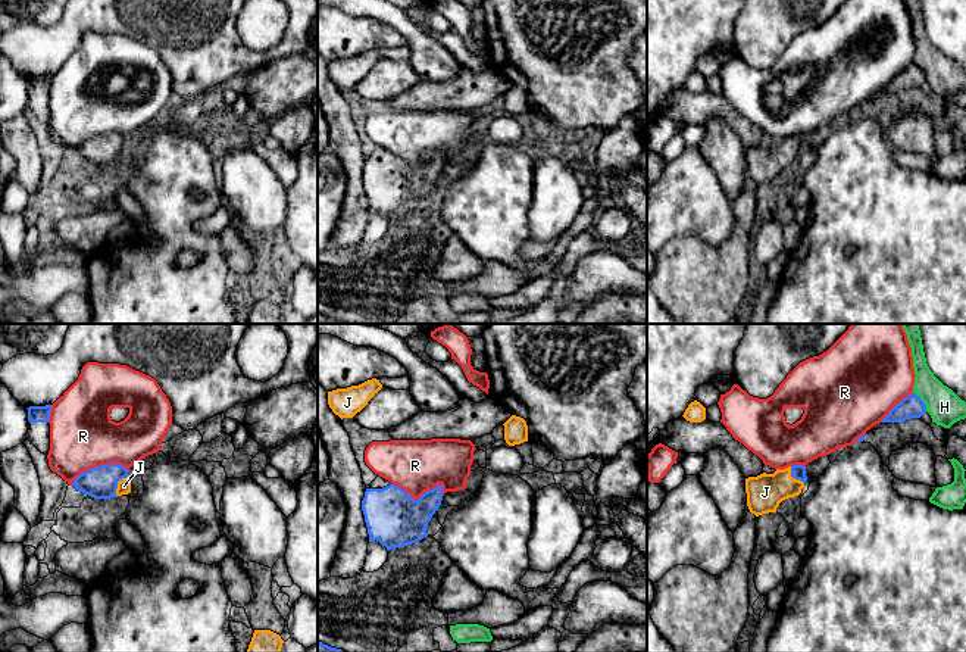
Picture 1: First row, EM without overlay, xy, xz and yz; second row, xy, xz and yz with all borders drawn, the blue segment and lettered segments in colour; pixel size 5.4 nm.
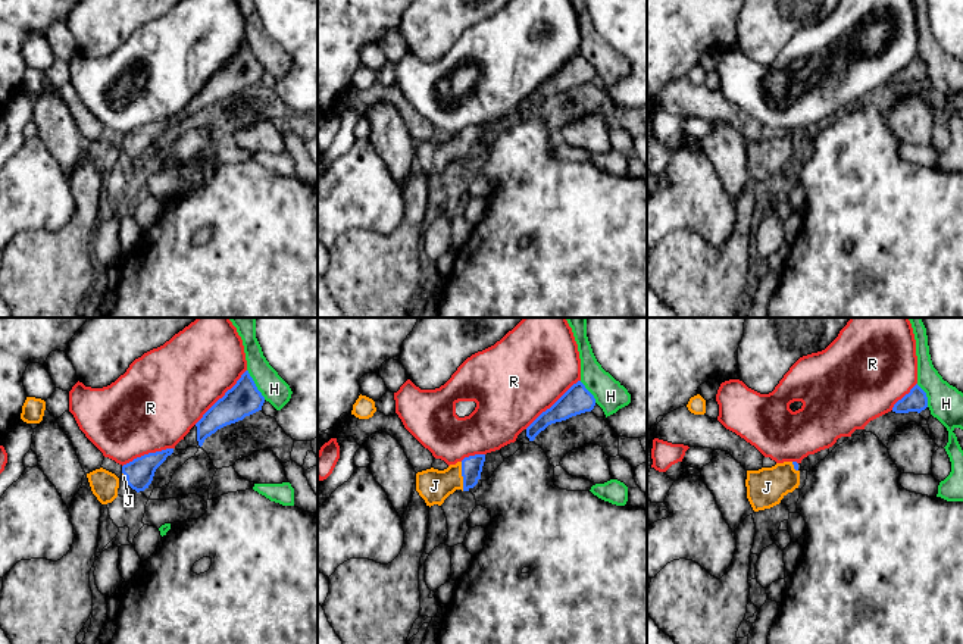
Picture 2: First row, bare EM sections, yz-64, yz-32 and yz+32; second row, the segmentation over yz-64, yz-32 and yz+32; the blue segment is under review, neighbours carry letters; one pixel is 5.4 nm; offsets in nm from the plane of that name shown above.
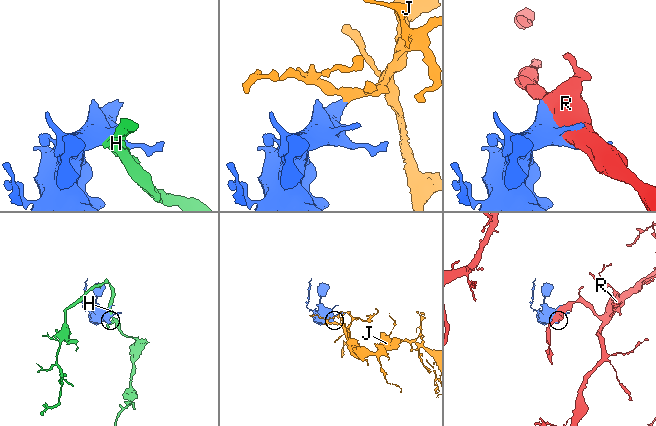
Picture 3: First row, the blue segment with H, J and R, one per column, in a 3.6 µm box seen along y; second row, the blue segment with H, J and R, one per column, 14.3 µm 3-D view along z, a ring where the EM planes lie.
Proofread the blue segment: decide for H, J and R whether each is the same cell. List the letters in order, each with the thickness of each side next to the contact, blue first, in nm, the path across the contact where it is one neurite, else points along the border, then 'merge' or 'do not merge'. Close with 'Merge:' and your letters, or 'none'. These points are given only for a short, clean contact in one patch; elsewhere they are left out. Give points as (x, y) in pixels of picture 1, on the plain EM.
H: calibres 130 and 190 nm; do not merge
J: calibres 180 and 80 nm; way xy (100, 152), (116, 155), (124, 156); merge
R: calibres 300 and 280 nm; do not merge
Merge: J

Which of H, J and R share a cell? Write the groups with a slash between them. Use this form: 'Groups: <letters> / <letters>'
Groups: H / J / R

